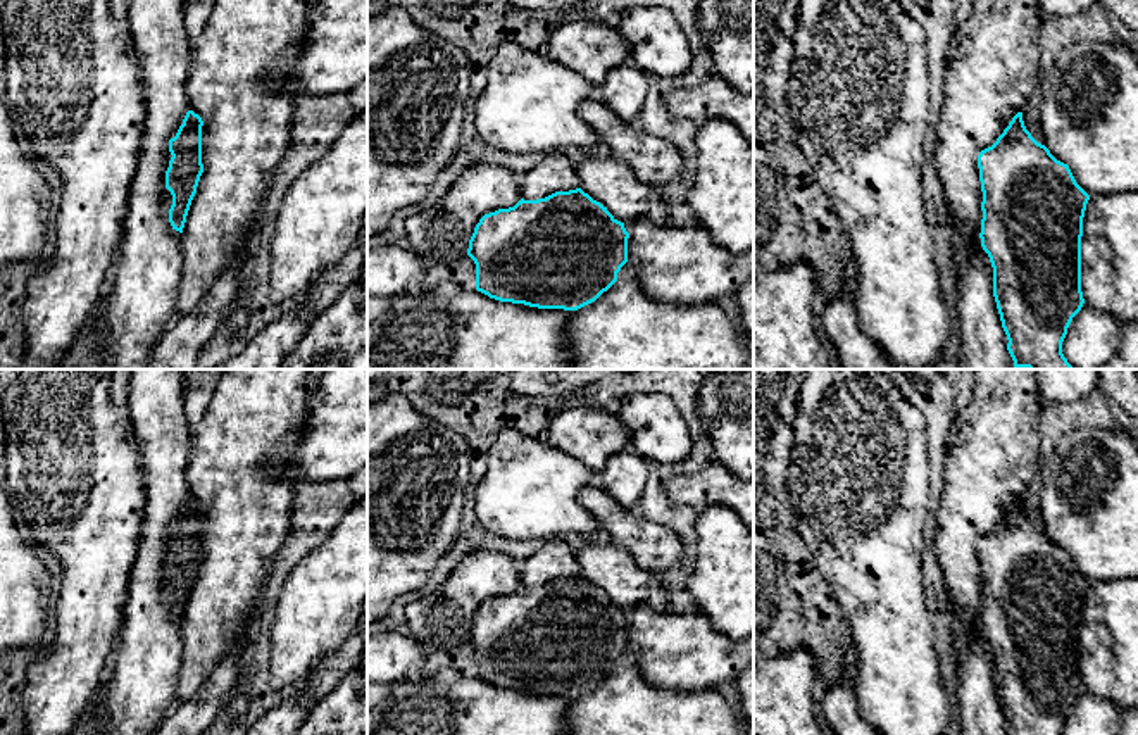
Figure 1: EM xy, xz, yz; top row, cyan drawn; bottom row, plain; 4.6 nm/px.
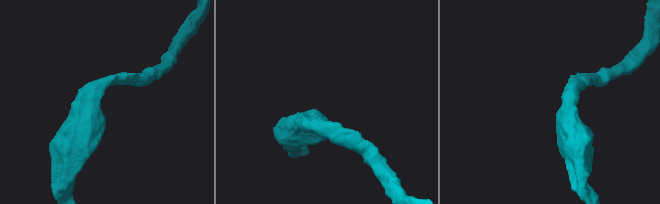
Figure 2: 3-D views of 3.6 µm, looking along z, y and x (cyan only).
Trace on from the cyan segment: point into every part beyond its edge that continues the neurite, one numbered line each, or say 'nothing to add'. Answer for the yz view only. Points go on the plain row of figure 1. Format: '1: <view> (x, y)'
nothing to add

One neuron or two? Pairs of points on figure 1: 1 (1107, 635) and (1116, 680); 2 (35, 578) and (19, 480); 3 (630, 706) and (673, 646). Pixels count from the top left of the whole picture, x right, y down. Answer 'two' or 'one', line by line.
1: one
2: two
3: two

